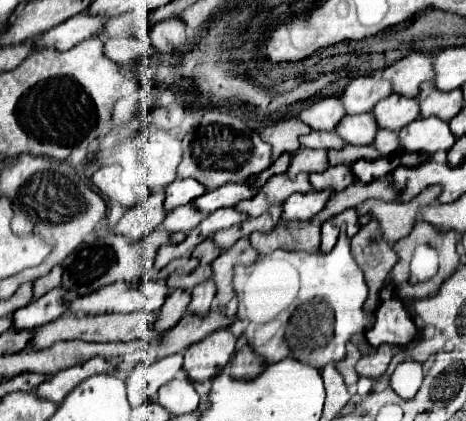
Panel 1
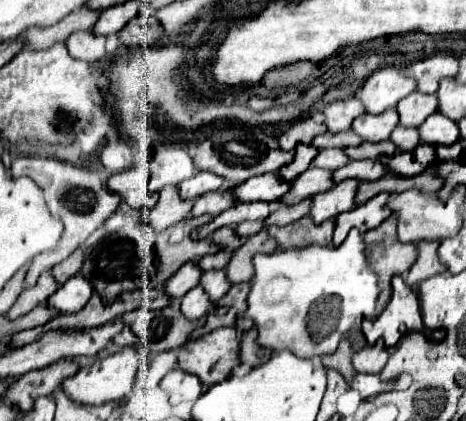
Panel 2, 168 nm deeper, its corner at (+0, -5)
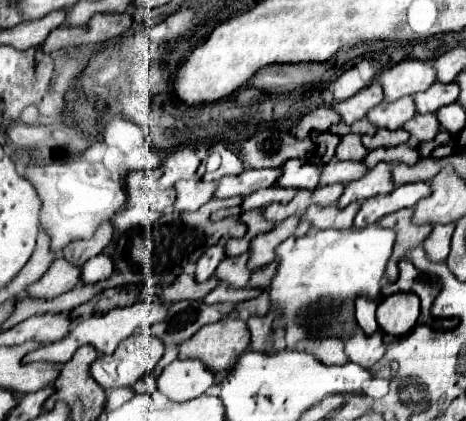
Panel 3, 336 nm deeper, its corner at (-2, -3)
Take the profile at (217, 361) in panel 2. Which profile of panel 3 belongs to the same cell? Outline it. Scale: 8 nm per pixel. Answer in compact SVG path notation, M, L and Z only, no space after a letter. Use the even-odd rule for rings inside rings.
M227 316L207 328L201 328L191 340L179 344L179 358L199 358L213 372L223 372L229 364L245 352L251 334L245 320Z

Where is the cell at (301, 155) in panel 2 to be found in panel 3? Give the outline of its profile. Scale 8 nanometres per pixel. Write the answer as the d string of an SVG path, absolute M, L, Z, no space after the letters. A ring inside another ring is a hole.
M315 132L315 134L311 134L311 140L315 142L317 150L321 152L321 156L317 156L317 160L327 164L335 156L335 148L339 146L341 138L331 134L331 132Z

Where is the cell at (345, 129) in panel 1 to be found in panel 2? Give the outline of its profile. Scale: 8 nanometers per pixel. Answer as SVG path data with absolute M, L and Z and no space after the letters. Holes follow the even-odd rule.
M389 108L377 116L373 114L361 114L353 120L351 130L359 134L365 142L383 142L389 140L389 134L399 124L399 116L395 108Z

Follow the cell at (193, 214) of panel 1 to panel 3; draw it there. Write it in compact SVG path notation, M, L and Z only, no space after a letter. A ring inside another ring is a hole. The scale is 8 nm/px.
M259 168L245 170L237 176L227 176L219 182L215 198L233 198L233 196L249 196L261 188L269 188L279 178L279 168Z

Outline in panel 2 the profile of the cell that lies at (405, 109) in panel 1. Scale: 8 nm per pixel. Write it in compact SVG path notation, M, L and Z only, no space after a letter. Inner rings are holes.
M413 92L407 98L403 98L397 104L397 114L399 114L399 124L417 128L421 122L425 122L433 112L437 110L437 96L435 94L421 94Z

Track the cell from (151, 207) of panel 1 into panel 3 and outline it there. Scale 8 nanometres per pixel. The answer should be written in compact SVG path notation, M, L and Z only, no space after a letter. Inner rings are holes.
M189 180L189 182L177 182L177 200L175 210L177 212L191 212L199 210L203 204L207 204L217 188L217 182L203 182L203 180Z

